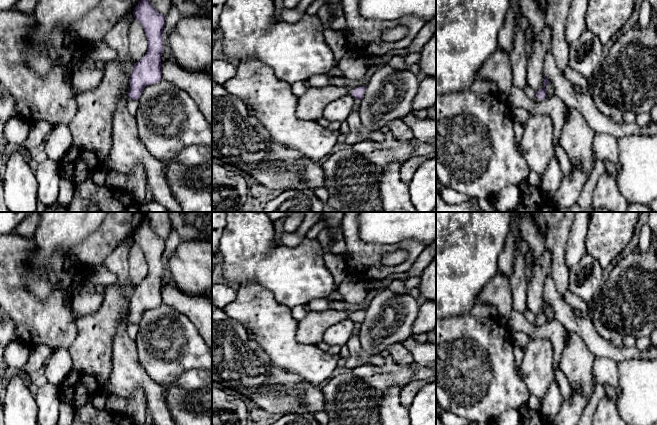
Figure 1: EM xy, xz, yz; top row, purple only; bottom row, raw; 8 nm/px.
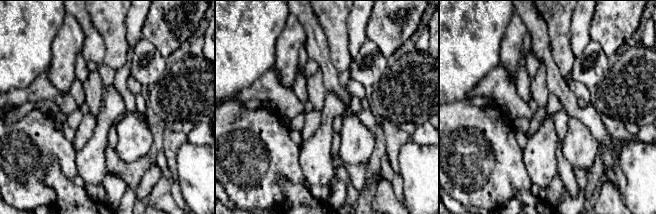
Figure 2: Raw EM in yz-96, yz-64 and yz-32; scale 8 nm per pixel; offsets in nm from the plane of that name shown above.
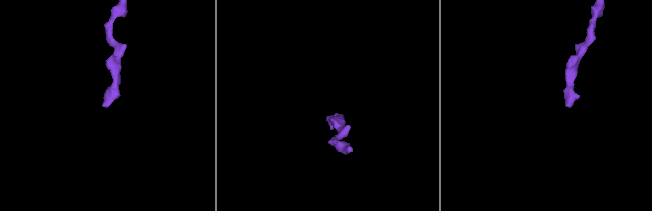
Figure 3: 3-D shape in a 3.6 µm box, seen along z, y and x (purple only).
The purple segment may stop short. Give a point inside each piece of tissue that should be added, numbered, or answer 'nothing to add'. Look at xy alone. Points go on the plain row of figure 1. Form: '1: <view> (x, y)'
nothing to add

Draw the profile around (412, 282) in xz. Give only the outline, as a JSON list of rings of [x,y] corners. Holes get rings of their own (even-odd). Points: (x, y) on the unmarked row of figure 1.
[[[414,276],[405,280],[405,286],[407,289],[413,289],[418,287],[420,283],[420,276]]]

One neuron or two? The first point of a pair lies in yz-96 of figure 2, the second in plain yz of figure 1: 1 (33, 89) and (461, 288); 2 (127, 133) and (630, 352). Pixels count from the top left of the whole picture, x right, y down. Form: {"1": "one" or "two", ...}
{"1": "two", "2": "two"}

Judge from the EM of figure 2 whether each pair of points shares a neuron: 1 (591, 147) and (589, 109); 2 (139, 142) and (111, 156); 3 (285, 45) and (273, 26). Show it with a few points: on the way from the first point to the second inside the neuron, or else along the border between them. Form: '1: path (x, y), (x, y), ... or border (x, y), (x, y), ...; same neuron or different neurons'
1: border (572, 117), (579, 118), (600, 142); different neurons
2: border (114, 149), (126, 162), (140, 159); different neurons
3: border (289, 14), (277, 40), (276, 58); different neurons

